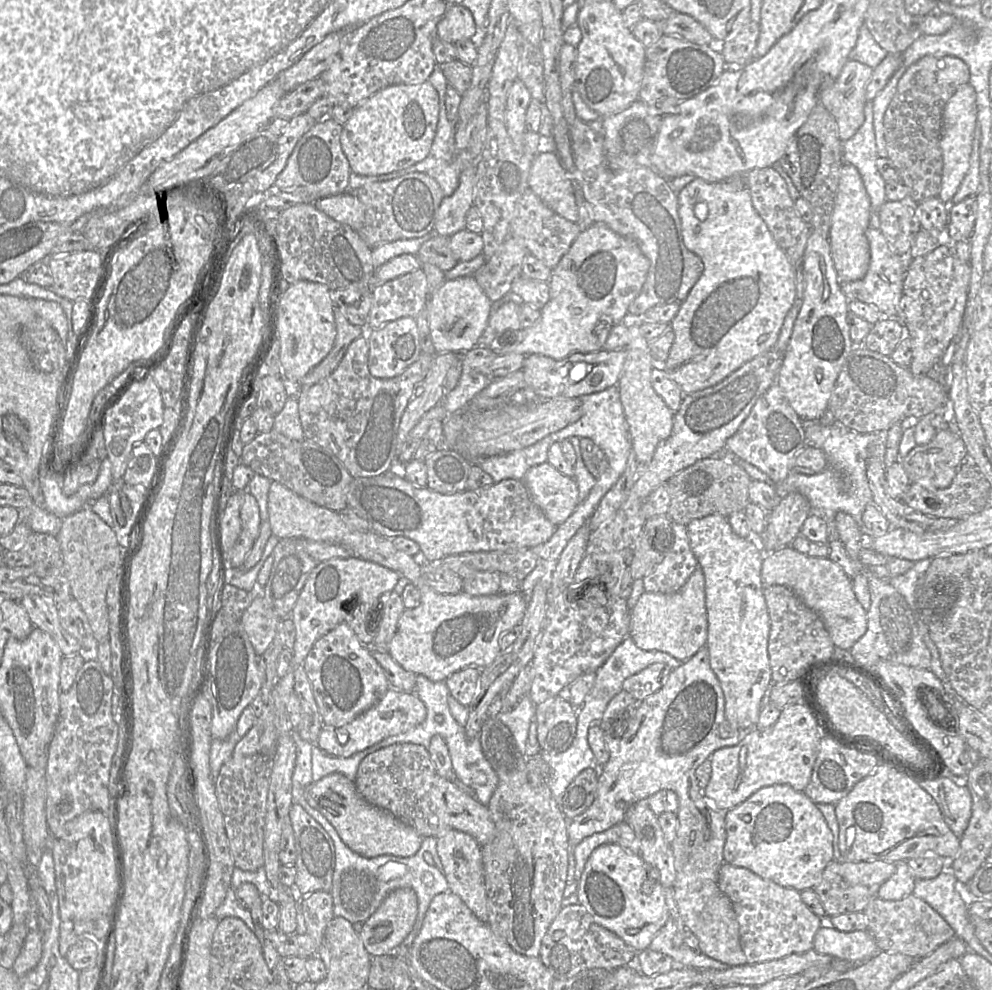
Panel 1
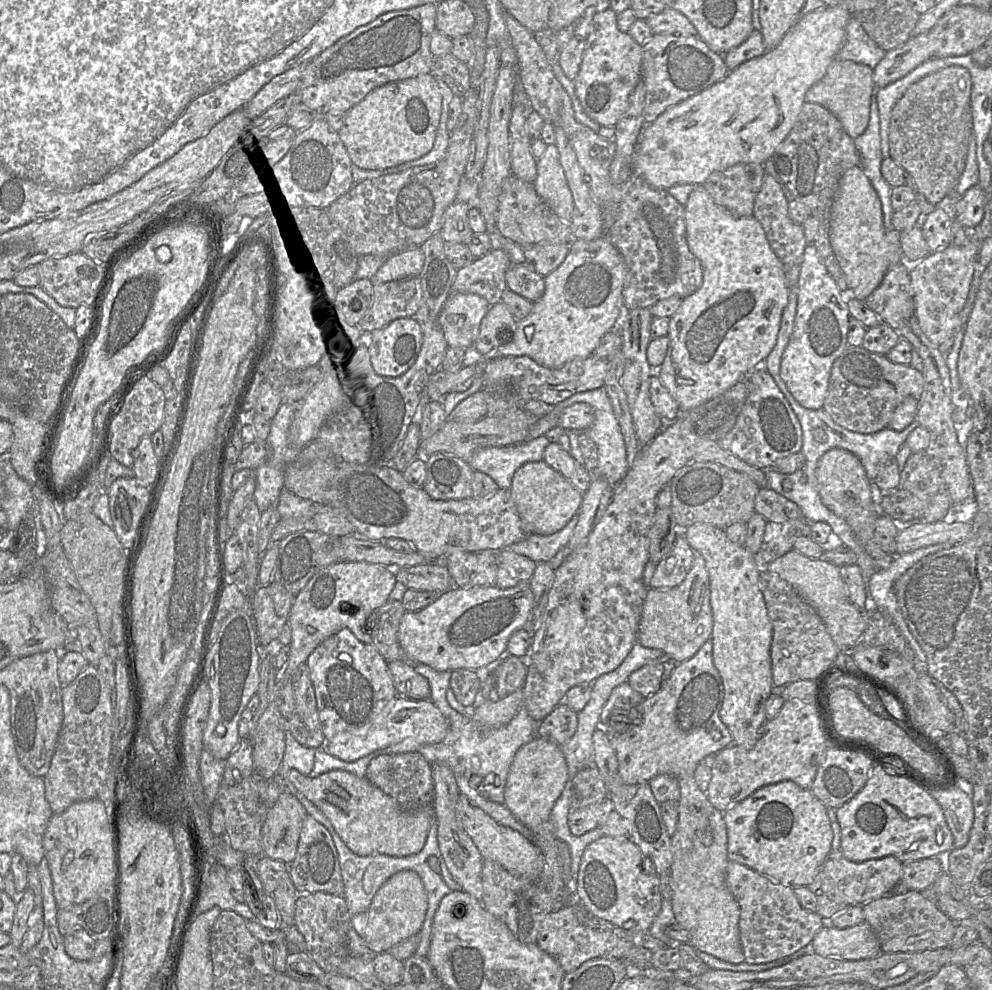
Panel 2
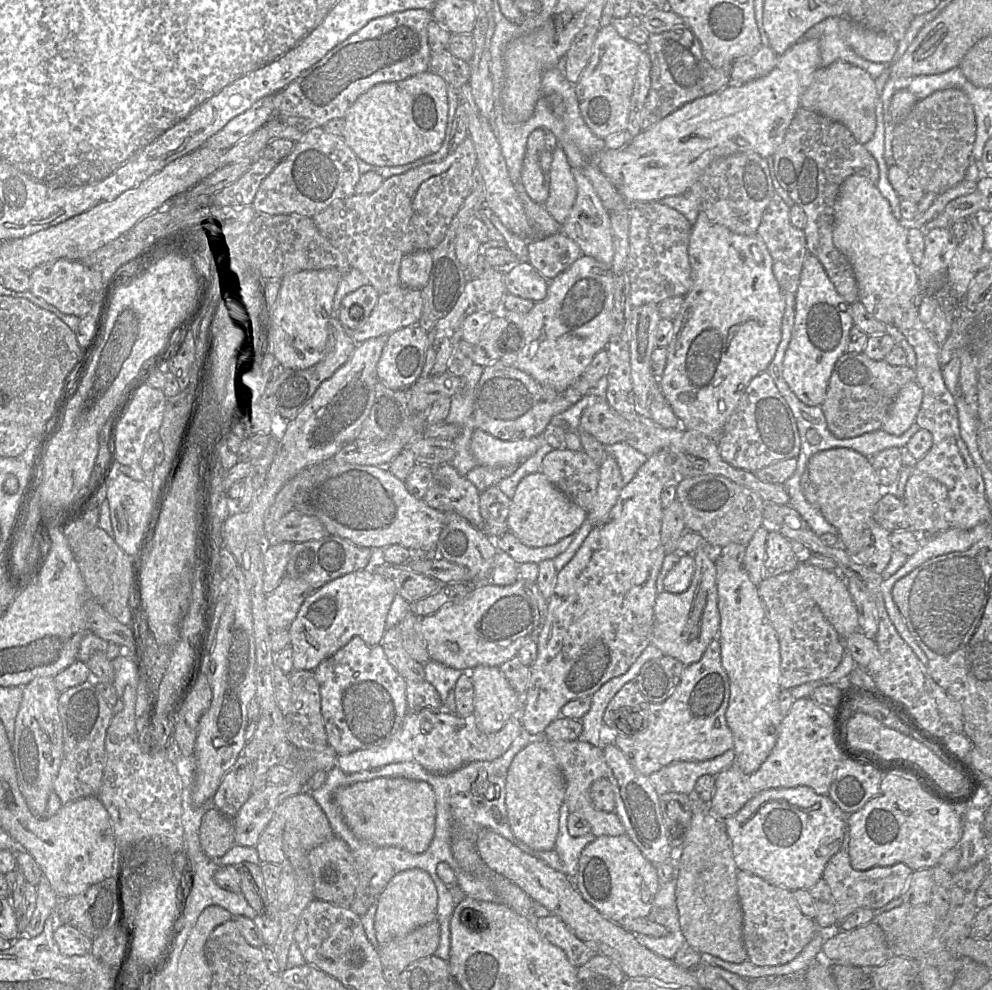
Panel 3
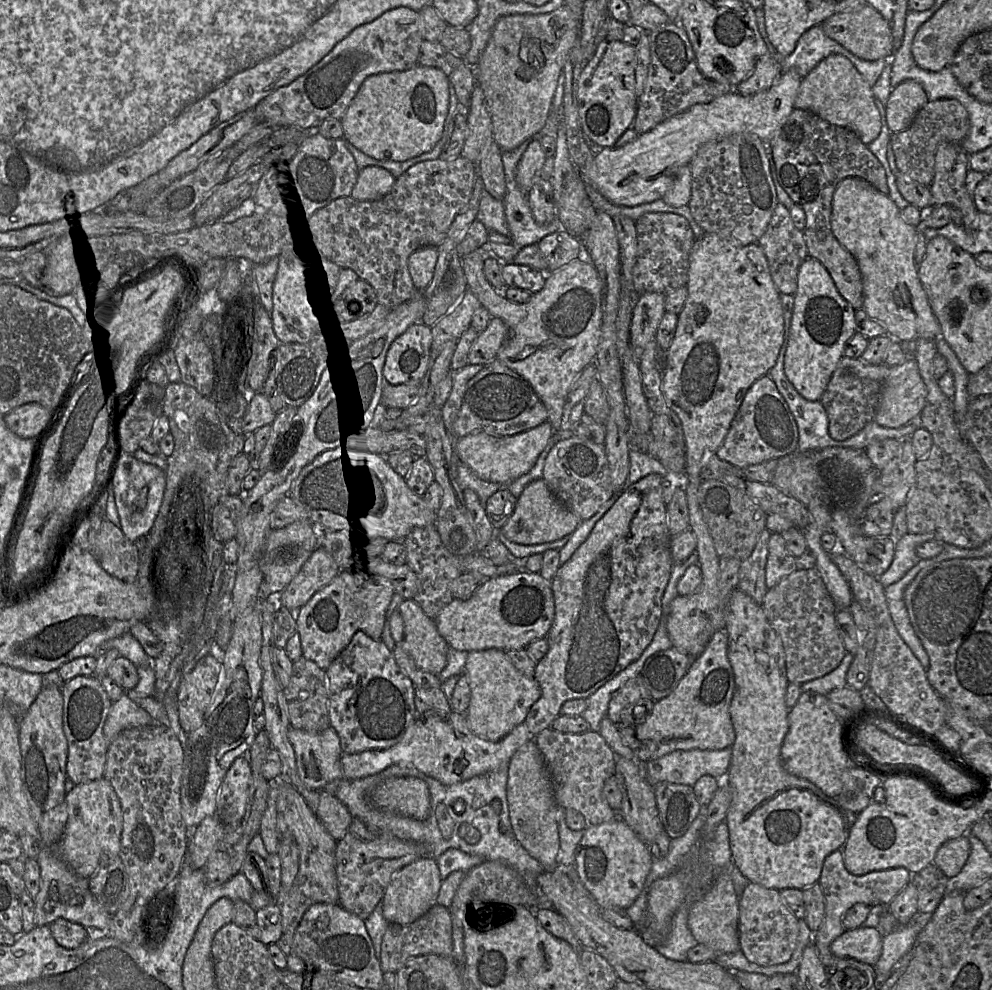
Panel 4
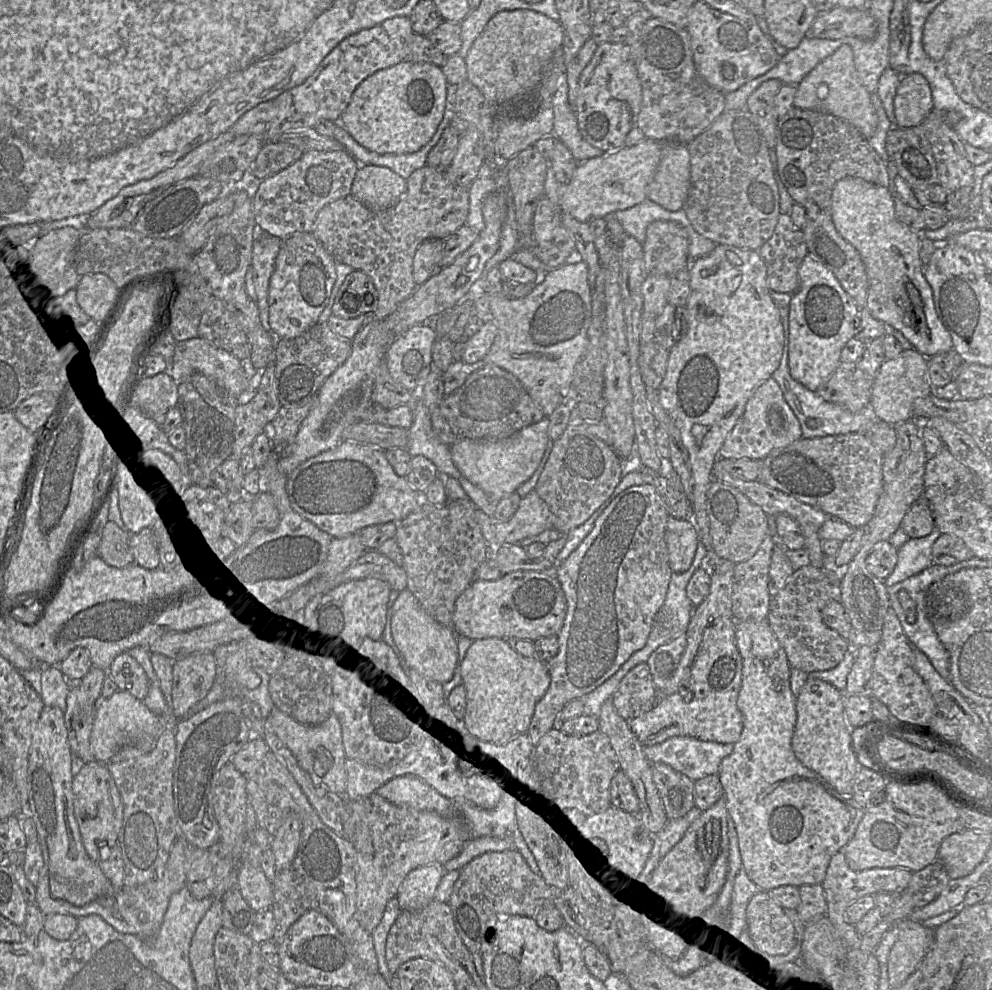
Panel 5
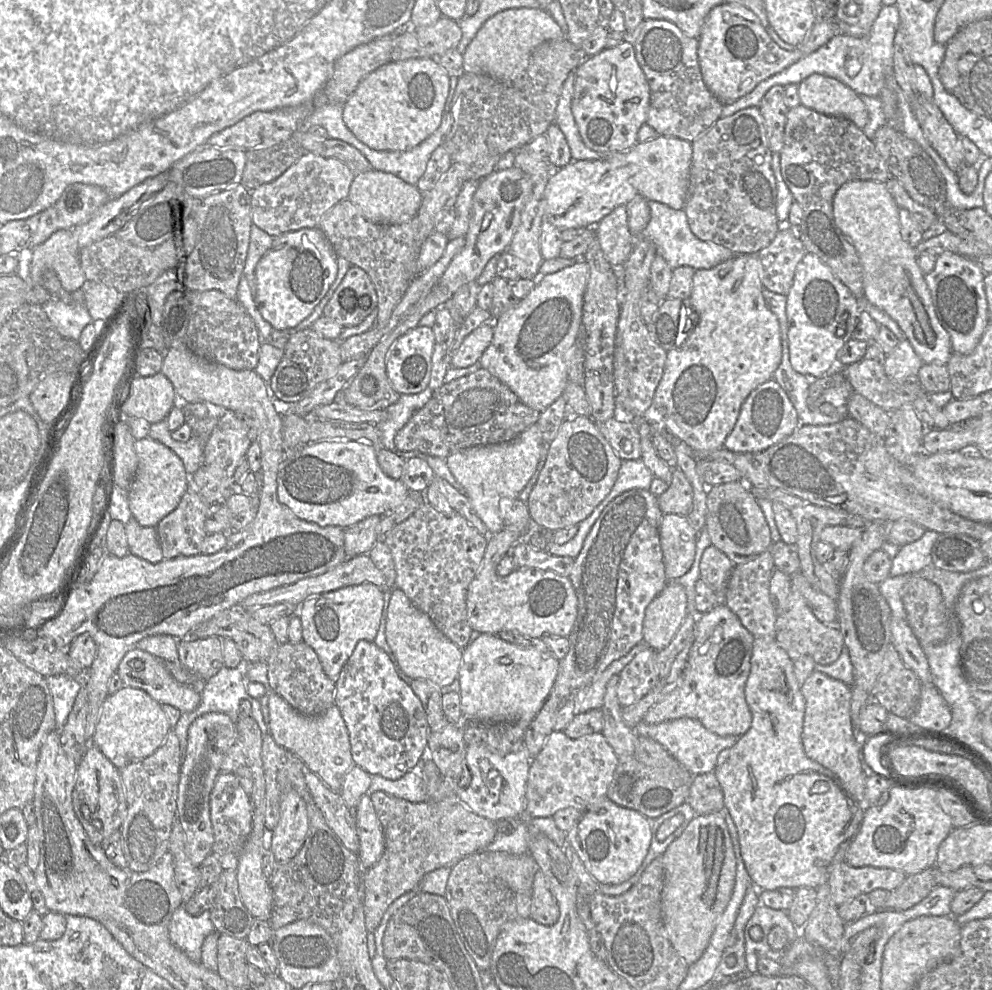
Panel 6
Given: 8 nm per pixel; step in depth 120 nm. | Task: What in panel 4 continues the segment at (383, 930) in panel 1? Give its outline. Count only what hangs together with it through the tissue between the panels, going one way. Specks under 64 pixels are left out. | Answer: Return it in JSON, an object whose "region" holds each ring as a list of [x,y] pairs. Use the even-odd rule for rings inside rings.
{"region":[[[421,858],[403,867],[393,876],[382,899],[385,919],[390,924],[414,922],[436,905],[442,881],[438,864],[433,858]]]}

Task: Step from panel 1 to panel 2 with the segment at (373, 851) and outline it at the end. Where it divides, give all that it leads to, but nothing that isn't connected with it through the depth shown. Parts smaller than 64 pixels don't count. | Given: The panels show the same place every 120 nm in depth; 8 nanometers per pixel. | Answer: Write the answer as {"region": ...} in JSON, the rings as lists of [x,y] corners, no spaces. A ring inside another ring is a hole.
{"region":[[[296,769],[277,777],[288,779],[331,821],[346,846],[356,855],[385,854],[404,857],[419,853],[434,821],[433,804],[428,810],[405,810],[397,801],[373,785],[366,777],[344,770],[332,770],[311,778]]]}

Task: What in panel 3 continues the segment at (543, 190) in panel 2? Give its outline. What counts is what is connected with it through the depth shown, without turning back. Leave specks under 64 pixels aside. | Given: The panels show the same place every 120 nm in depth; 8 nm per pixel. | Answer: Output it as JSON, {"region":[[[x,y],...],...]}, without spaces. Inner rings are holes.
{"region":[[[560,146],[552,152],[552,163],[547,175],[549,196],[543,205],[547,212],[562,225],[575,203],[577,184],[572,167]]]}

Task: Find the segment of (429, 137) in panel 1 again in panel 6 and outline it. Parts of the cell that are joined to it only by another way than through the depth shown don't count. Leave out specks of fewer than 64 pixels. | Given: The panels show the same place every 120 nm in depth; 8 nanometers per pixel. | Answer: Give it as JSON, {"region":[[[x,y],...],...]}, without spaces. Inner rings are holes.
{"region":[[[437,58],[389,62],[364,77],[343,105],[342,120],[363,144],[376,151],[407,151],[440,125],[450,80]]]}

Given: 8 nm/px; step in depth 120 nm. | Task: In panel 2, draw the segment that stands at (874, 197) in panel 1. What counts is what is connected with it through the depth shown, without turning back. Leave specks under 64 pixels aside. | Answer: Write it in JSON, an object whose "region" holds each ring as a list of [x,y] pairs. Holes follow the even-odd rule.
{"region":[[[875,92],[871,98],[868,126],[862,135],[854,139],[854,144],[861,157],[861,167],[881,200],[885,230],[887,232],[896,230],[892,224],[895,212],[891,204],[892,187],[881,173],[884,157],[881,151],[880,117]]]}

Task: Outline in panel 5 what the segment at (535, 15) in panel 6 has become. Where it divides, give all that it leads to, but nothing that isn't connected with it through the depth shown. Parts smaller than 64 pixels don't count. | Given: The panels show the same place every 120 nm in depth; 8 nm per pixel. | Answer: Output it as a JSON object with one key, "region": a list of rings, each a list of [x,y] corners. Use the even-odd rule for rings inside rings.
{"region":[[[532,10],[501,11],[489,20],[464,59],[467,80],[490,102],[504,103],[526,95],[542,81],[563,41],[559,21]]]}

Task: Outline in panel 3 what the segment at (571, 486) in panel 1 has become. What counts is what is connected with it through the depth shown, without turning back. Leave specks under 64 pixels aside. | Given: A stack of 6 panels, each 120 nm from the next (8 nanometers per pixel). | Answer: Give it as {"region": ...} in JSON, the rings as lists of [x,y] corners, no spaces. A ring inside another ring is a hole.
{"region":[[[542,473],[525,476],[517,485],[508,513],[509,530],[525,545],[542,547],[575,535],[587,518],[587,511],[570,500]]]}

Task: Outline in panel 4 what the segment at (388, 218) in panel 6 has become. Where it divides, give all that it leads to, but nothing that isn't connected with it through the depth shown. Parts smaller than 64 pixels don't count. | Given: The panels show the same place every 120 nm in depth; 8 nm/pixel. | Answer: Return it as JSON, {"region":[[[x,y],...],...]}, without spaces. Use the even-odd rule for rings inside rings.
{"region":[[[365,167],[359,170],[350,196],[358,201],[378,200],[391,191],[395,180],[396,178],[383,168]]]}

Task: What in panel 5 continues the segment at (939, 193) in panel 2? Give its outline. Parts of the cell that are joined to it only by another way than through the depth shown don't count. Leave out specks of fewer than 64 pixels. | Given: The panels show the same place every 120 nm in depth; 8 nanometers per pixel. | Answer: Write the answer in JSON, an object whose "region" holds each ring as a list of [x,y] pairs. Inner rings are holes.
{"region":[[[933,108],[927,117],[918,125],[910,128],[892,126],[886,137],[886,151],[889,159],[895,162],[898,175],[903,178],[911,189],[925,189],[938,184],[937,167],[933,157],[930,135],[941,124],[954,127],[961,119],[954,110],[940,110]]]}

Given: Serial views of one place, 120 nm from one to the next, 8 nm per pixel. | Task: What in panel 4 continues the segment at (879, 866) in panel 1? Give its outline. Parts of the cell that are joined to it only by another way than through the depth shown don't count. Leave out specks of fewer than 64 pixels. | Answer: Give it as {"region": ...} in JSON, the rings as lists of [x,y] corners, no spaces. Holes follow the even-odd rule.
{"region":[[[836,850],[826,856],[818,881],[824,896],[825,915],[821,926],[813,936],[813,942],[826,970],[828,964],[834,963],[836,959],[839,959],[831,953],[830,945],[846,930],[842,925],[842,921],[847,910],[858,903],[869,907],[877,905],[888,906],[892,899],[910,882],[911,876],[912,874],[903,867],[872,871],[857,876],[846,870],[842,850]]]}

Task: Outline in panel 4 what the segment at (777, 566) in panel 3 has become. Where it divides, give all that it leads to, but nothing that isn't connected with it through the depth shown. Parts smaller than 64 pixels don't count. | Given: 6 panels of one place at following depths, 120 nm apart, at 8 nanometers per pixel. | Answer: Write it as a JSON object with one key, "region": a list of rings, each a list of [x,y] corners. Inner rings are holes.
{"region":[[[773,533],[768,541],[765,568],[767,590],[776,586],[784,577],[797,570],[795,557],[790,554],[781,534]]]}

